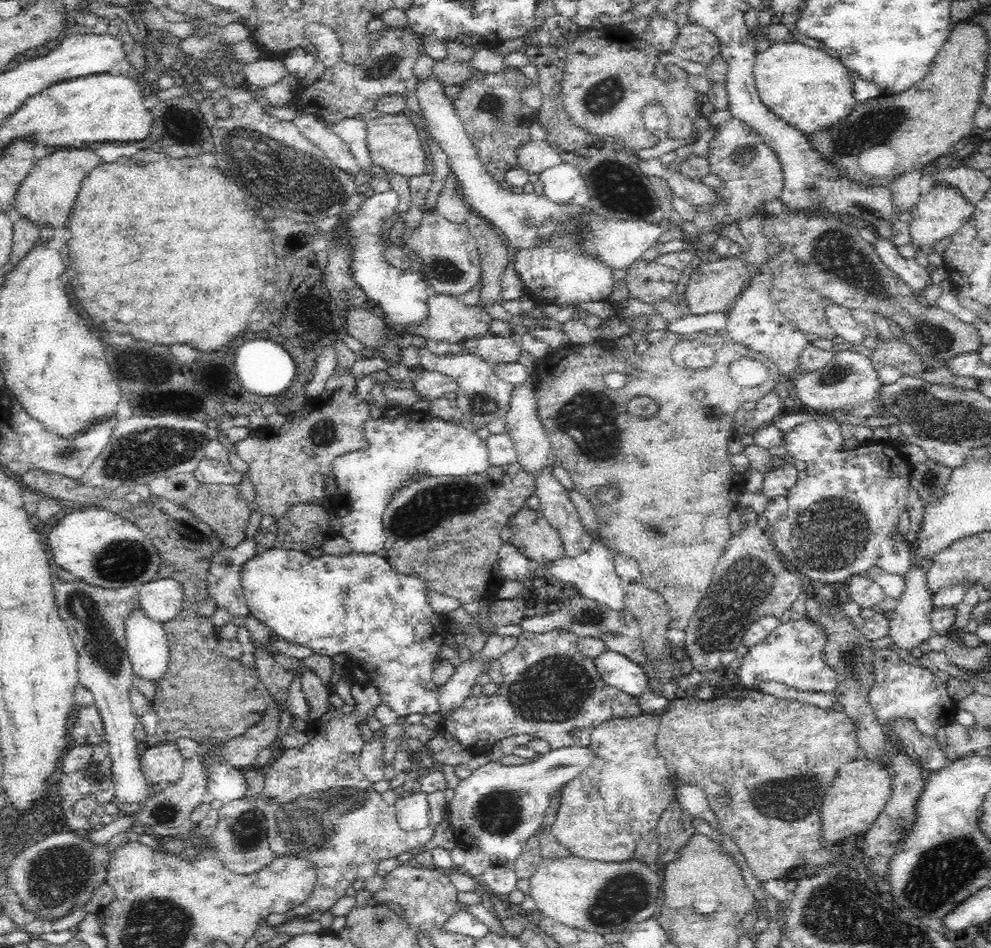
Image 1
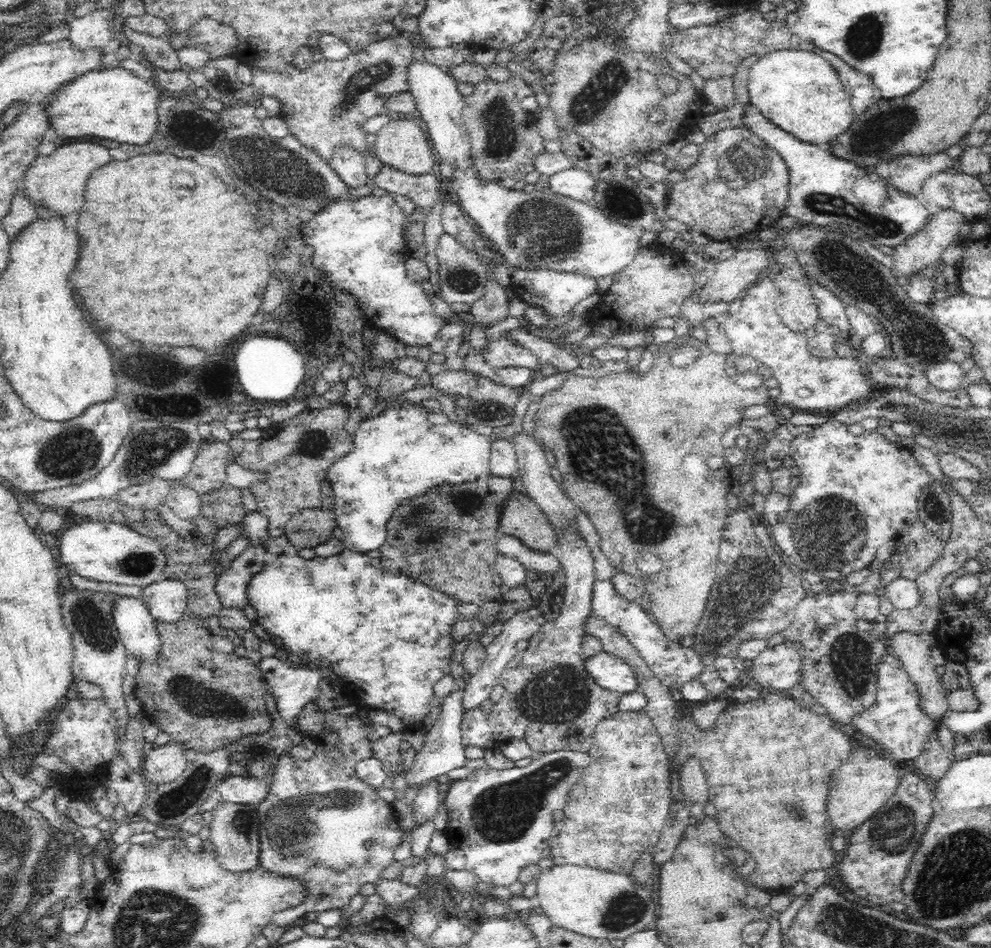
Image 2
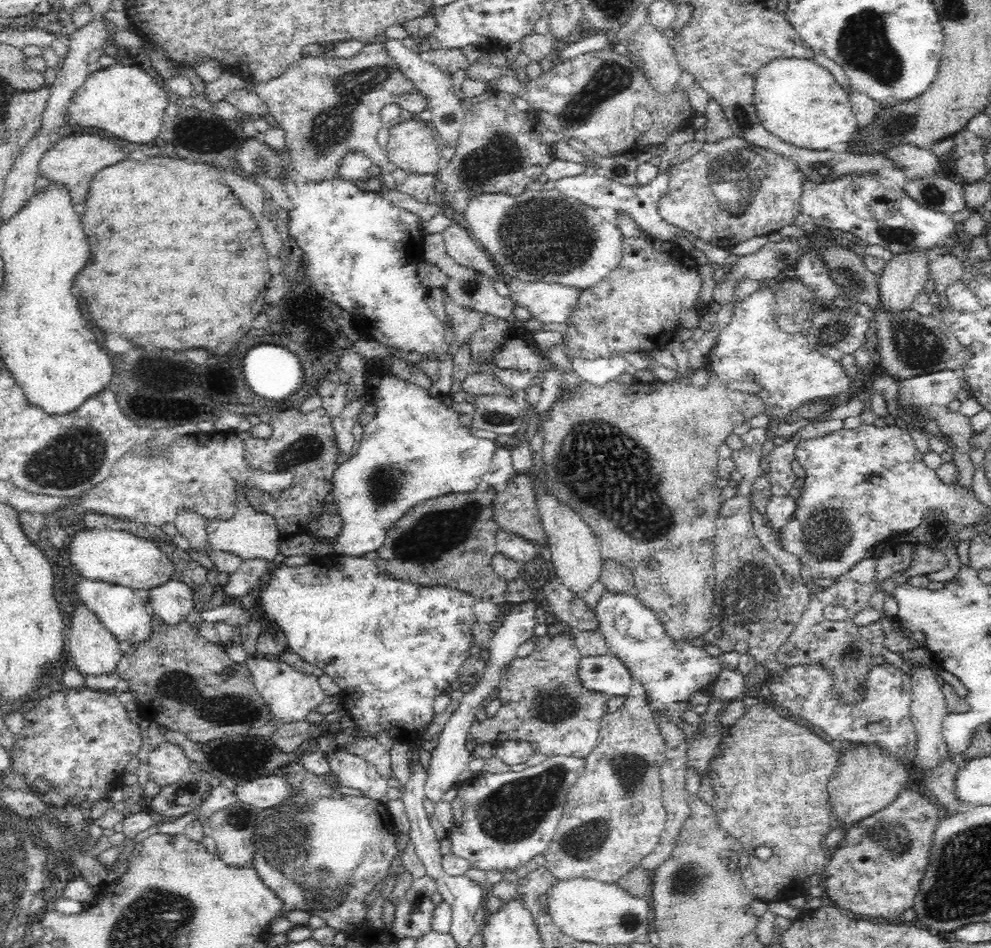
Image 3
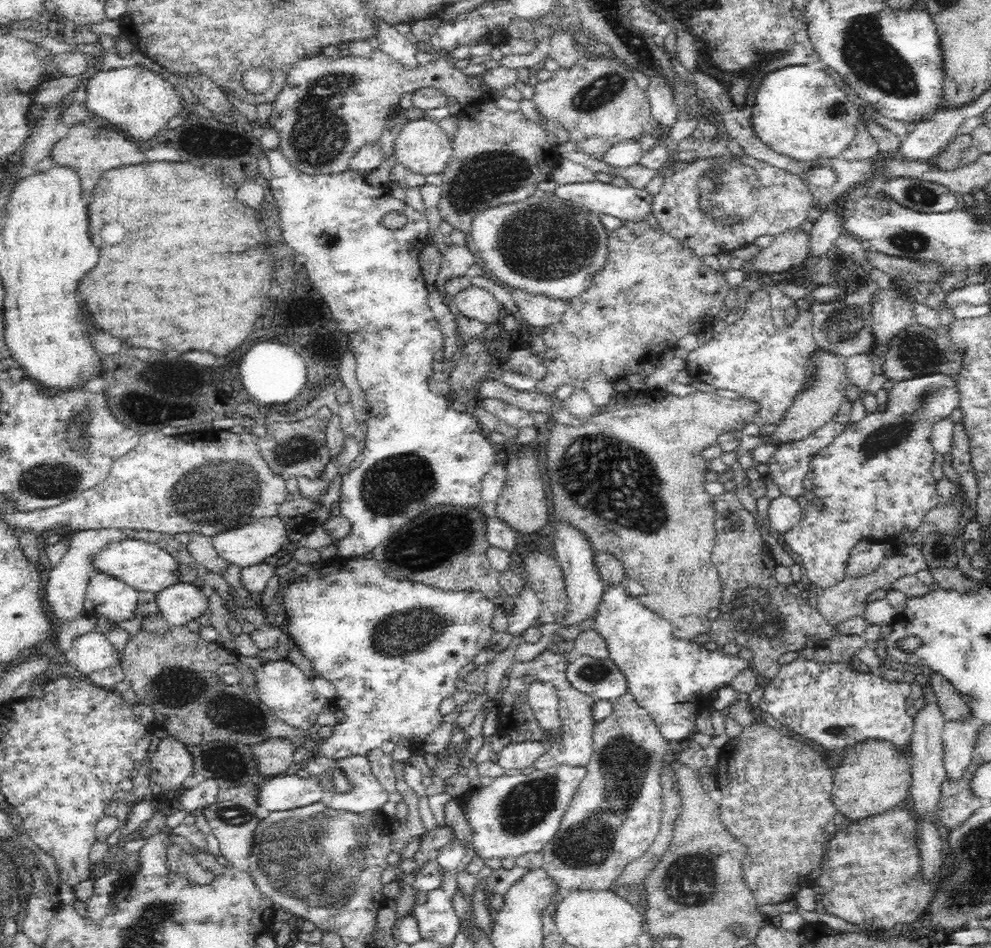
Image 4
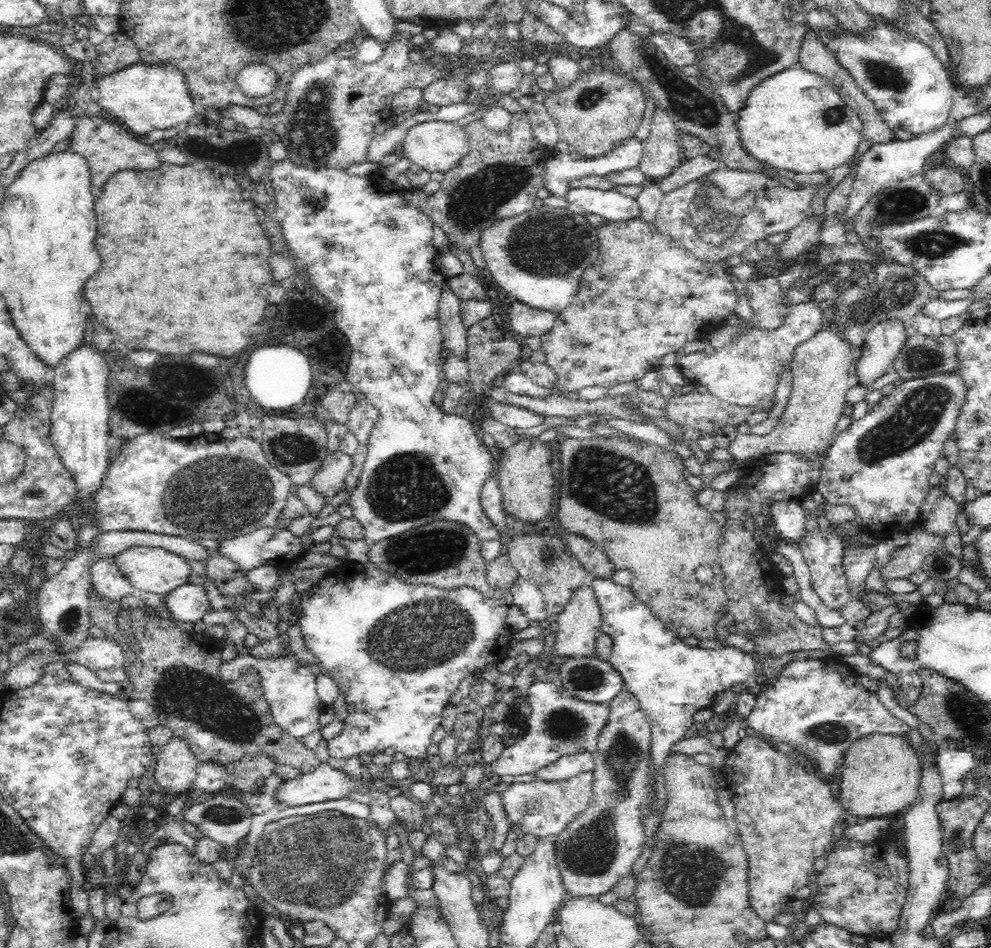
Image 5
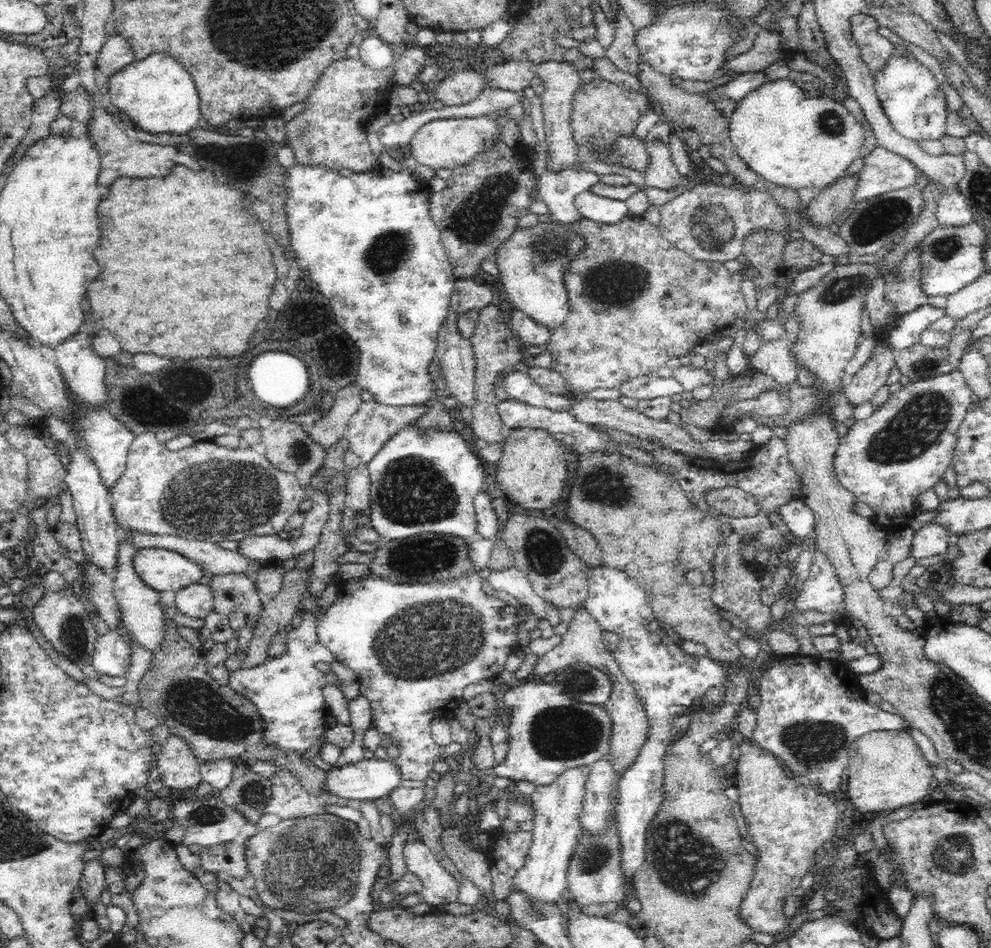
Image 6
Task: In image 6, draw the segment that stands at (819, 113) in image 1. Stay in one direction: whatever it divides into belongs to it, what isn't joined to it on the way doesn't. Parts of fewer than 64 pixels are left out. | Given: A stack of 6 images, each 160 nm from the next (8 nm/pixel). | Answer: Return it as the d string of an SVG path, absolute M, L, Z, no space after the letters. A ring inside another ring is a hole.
M778 78L778 80L767 79L762 86L756 88L756 90L752 90L752 92L749 92L737 102L729 124L729 137L732 144L736 147L735 151L740 155L740 158L750 165L756 173L760 173L760 176L767 178L768 181L792 187L794 190L797 190L798 187L824 188L832 184L832 182L836 182L840 176L845 176L846 169L852 164L853 160L856 160L860 156L860 150L862 150L864 144L864 126L858 122L858 118L854 118L846 106L842 105L842 101L837 101L835 97L829 98L816 92L808 94L806 89L808 87L800 87L796 81L790 80L790 78Z

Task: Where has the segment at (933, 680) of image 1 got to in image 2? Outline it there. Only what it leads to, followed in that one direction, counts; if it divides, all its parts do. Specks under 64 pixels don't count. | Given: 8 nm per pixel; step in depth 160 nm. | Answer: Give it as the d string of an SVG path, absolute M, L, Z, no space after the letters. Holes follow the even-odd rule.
M889 650L886 654L881 656L878 664L878 690L877 700L868 709L864 710L852 720L850 727L856 732L864 734L868 738L872 738L874 742L884 745L889 752L889 757L892 760L900 760L905 764L910 758L914 758L921 753L923 744L936 733L936 726L940 726L940 722L934 721L926 709L921 706L923 702L923 694L920 693L919 687L916 682L912 681L907 670L904 669L903 662Z

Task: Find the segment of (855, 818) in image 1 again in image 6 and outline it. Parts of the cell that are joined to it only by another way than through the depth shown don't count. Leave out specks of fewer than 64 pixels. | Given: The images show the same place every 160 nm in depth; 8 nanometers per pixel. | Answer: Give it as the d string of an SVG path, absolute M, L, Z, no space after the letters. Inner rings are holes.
M910 730L898 731L872 731L871 733L864 734L858 740L855 740L849 746L849 753L847 756L848 774L848 798L850 804L856 810L870 815L873 812L891 813L897 808L914 804L924 799L927 796L928 787L932 782L934 768L926 761L914 742L910 737Z

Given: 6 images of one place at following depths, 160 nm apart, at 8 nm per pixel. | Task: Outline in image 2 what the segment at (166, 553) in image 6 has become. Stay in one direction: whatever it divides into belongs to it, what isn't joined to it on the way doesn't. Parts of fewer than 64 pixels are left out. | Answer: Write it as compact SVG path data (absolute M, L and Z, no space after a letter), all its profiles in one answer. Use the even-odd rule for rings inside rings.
M78 519L68 526L60 540L55 543L60 550L62 563L66 565L66 573L74 573L88 580L96 582L112 582L112 584L135 584L144 588L153 582L164 582L164 568L166 557L162 554L160 545L148 536L106 520Z

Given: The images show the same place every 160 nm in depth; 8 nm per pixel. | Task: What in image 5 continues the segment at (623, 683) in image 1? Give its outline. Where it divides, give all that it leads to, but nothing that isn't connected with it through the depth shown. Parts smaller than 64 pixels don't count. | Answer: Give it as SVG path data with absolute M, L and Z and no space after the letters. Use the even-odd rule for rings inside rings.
M596 656L568 657L559 673L565 692L585 702L610 703L624 687L622 675Z

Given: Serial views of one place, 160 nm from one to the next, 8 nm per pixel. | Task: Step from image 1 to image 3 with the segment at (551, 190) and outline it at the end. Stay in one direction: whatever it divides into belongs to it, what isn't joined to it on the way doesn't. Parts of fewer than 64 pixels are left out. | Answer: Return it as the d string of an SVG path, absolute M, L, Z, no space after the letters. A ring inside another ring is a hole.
M588 170L579 175L572 175L571 177L560 178L555 182L555 188L558 189L565 197L572 197L576 201L583 202L592 206L598 216L602 216L606 222L616 225L616 219L618 211L624 211L630 215L635 223L648 235L652 235L654 238L658 238L663 241L674 240L678 236L686 236L692 240L696 249L704 252L708 260L711 263L715 263L721 267L727 269L728 265L725 260L729 257L730 249L726 249L720 246L714 246L701 238L696 237L692 232L669 224L663 220L663 217L659 214L658 206L660 199L668 192L668 186L670 184L670 175L658 174L654 180L651 180L648 184L638 184L636 186L626 186L620 184L615 180L610 180L605 176L599 174L591 174Z

